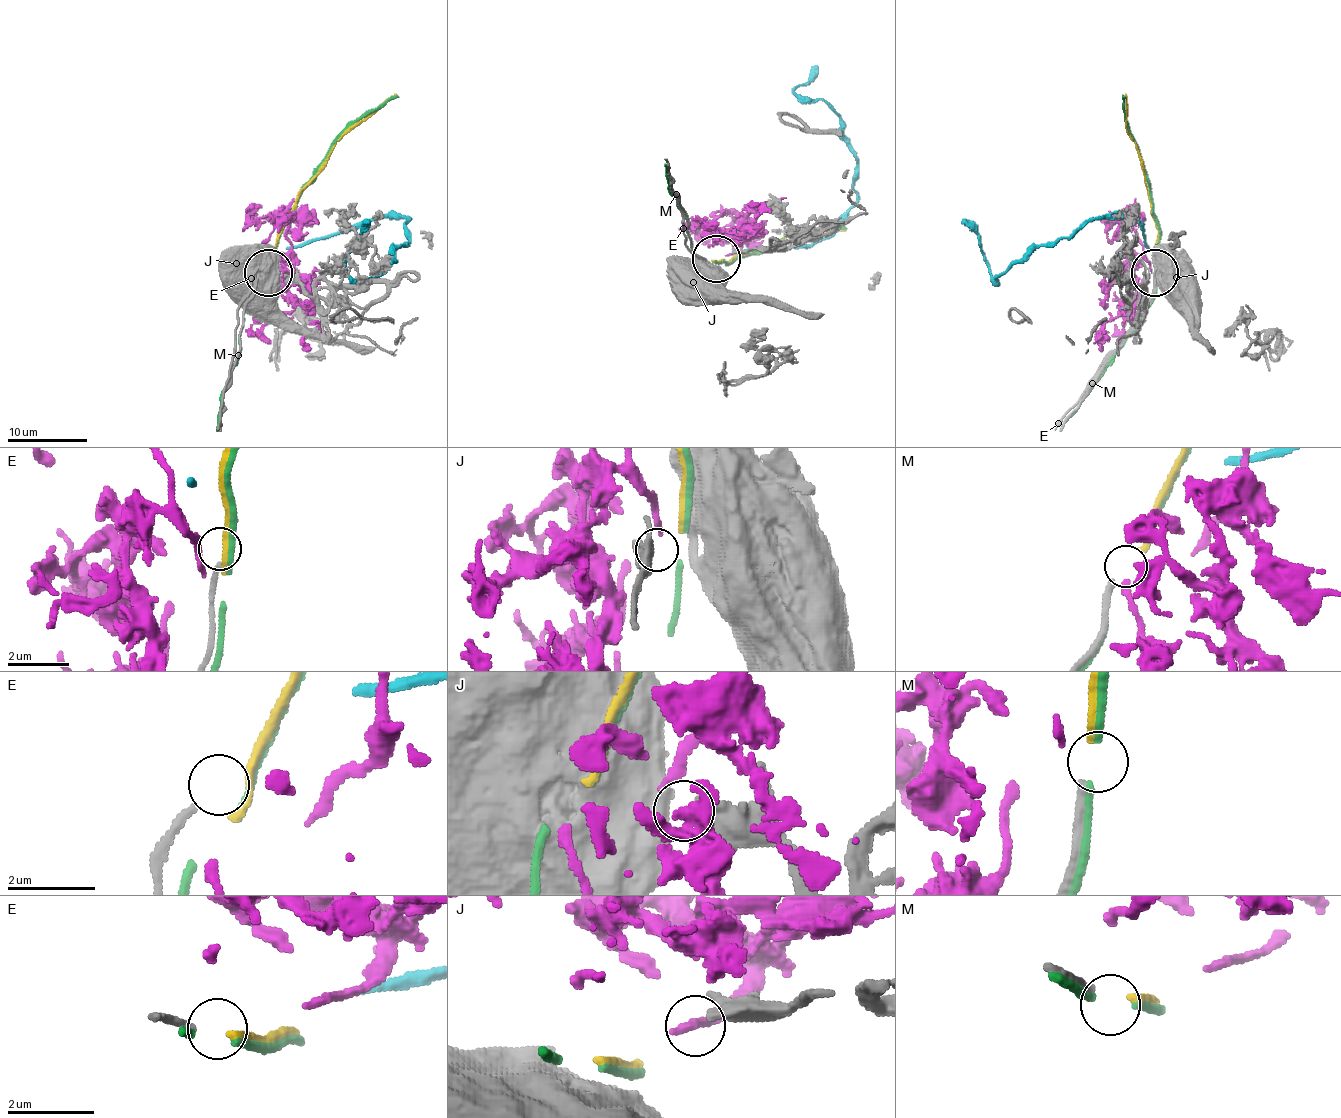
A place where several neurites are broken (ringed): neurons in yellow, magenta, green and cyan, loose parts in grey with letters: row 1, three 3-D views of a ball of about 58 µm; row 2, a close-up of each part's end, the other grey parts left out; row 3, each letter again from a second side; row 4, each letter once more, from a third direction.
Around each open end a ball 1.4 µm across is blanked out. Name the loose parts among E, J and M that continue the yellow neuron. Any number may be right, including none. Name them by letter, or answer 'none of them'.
M

